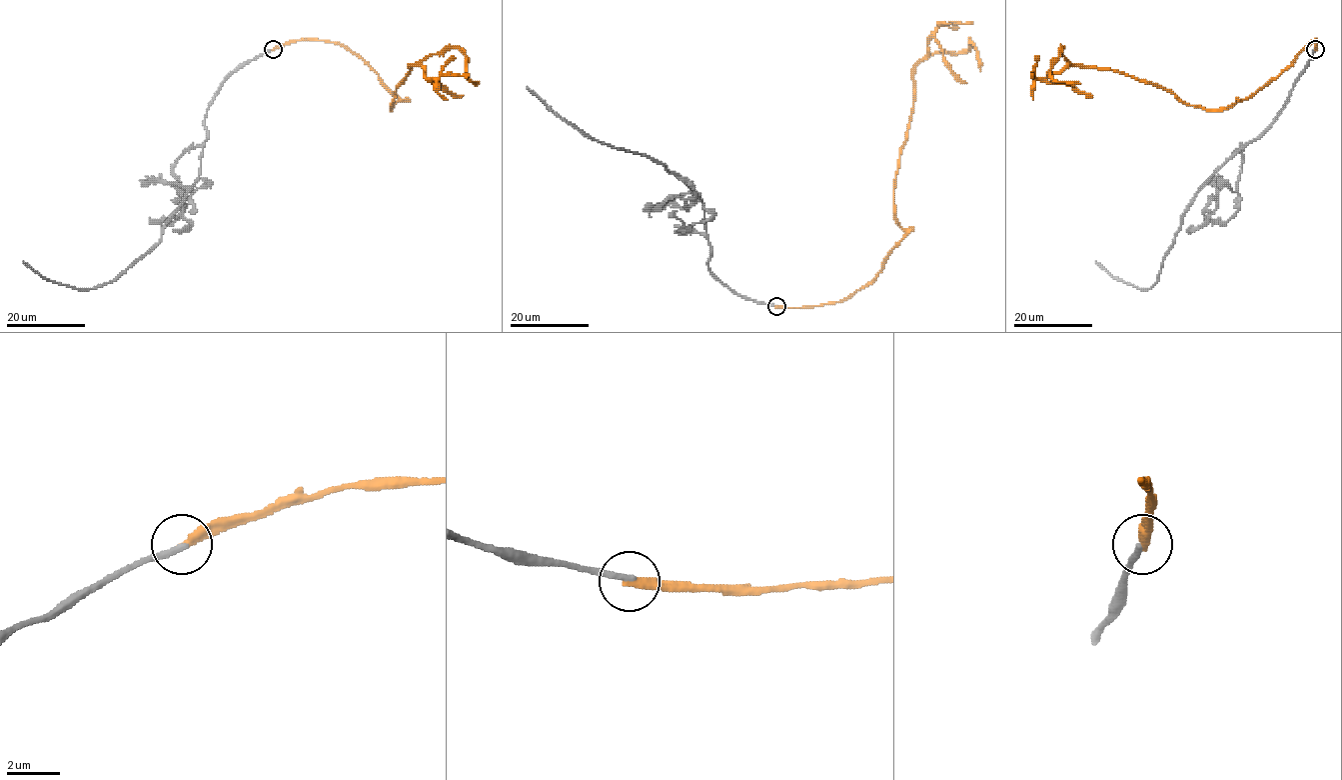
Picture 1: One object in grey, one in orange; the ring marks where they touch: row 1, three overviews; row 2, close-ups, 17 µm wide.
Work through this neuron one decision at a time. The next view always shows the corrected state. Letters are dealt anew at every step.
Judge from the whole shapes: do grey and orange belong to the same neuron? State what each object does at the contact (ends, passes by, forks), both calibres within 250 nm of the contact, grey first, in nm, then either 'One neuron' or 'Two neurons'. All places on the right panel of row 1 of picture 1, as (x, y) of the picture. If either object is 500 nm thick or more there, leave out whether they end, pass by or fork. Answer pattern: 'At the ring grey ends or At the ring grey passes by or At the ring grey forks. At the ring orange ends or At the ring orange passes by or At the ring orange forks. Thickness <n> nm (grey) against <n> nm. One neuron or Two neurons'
At the ring grey ends. At the ring orange ends. Thickness 240 nm (grey) against 360 nm. Two neurons

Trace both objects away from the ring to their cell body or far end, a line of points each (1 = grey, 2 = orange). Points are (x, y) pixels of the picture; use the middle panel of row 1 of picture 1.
1: (776, 306), (742, 297), (710, 273), (704, 207), (676, 174), (642, 154), (593, 139), (567, 123), (527, 86)
2: (776, 306), (843, 300), (873, 279), (906, 232), (895, 216), (895, 175), (914, 66), (970, 42), (980, 70)

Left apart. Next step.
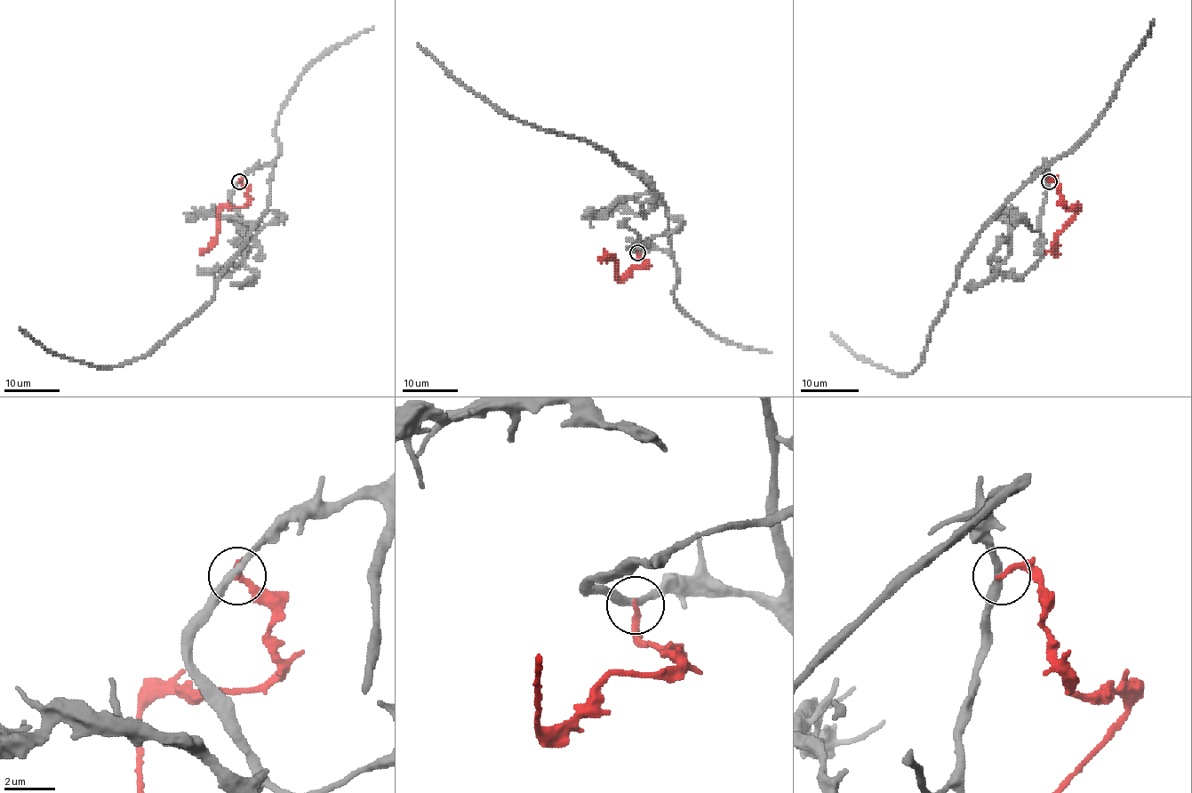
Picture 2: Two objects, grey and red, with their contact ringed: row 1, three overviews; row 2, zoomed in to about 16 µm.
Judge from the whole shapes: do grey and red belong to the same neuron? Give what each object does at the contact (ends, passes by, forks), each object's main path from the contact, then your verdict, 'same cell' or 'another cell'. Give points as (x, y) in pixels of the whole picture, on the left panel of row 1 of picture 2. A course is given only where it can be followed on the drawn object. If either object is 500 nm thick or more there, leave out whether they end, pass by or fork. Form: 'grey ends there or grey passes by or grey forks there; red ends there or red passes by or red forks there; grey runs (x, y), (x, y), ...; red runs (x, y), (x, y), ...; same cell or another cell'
grey passes by; red ends there; grey runs (240, 181), (253, 167), (272, 166), (265, 213), (212, 299), (147, 354), (95, 366), (52, 354), (19, 327); red runs (240, 181), (247, 189), (248, 203), (243, 206), (220, 209), (216, 238), (199, 254); another cell

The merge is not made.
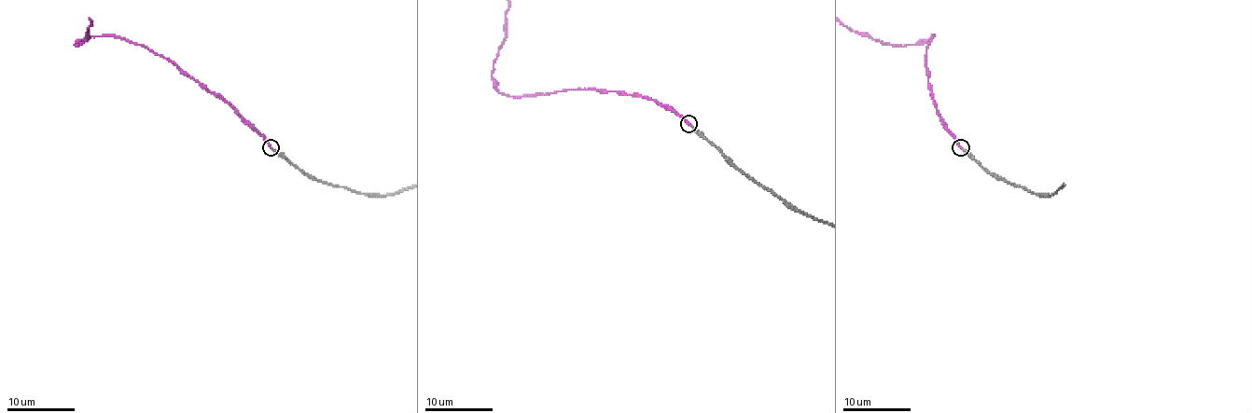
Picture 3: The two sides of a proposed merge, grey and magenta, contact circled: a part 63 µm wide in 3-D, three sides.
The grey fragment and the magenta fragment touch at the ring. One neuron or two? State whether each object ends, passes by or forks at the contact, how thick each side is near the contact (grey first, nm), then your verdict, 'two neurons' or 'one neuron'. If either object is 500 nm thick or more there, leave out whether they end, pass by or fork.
grey ends; magenta ends; calibres 170 and 200 nm; one neuron

